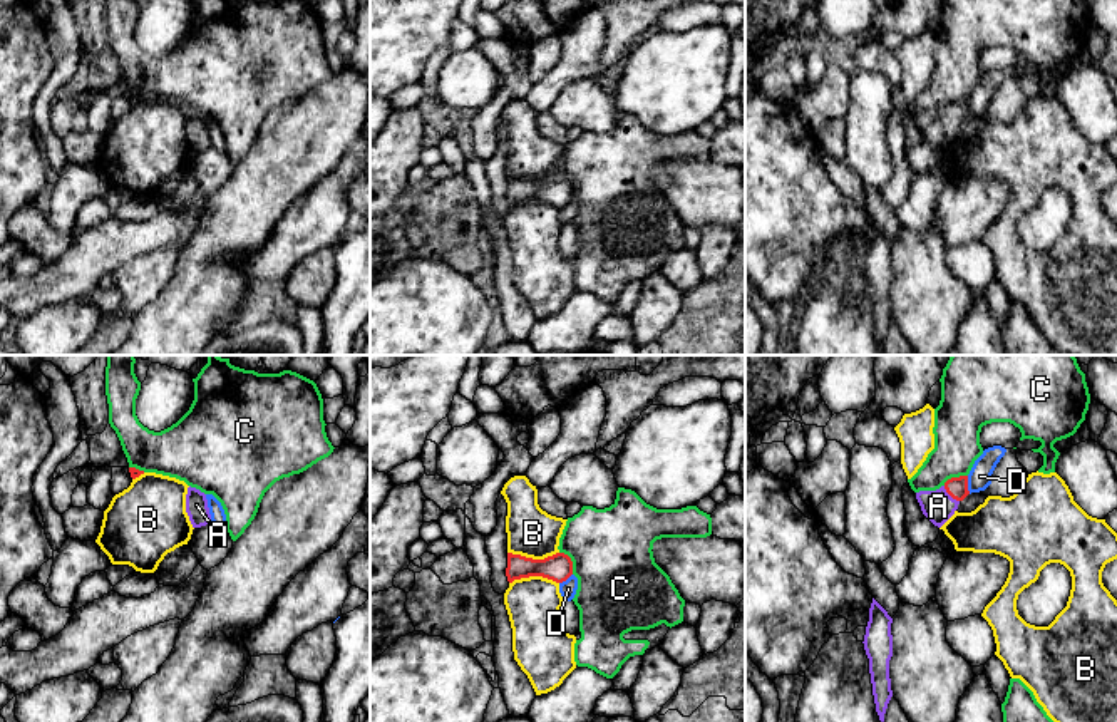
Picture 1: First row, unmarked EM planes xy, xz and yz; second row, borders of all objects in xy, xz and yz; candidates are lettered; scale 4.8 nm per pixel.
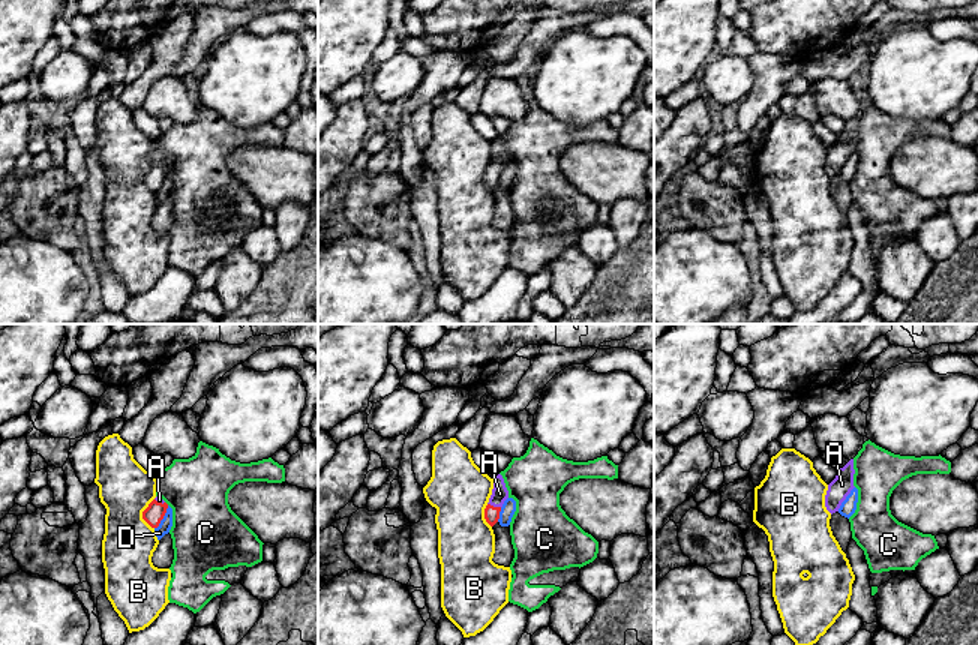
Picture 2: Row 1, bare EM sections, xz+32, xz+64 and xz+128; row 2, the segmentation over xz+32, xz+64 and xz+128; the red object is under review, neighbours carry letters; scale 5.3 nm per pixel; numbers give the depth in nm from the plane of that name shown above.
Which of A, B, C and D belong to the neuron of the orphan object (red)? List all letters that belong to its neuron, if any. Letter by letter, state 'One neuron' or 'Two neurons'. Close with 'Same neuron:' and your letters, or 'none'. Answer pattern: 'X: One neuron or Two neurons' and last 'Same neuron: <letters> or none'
A: One neuron
B: Two neurons
C: Two neurons
D: Two neurons
Same neuron: A

